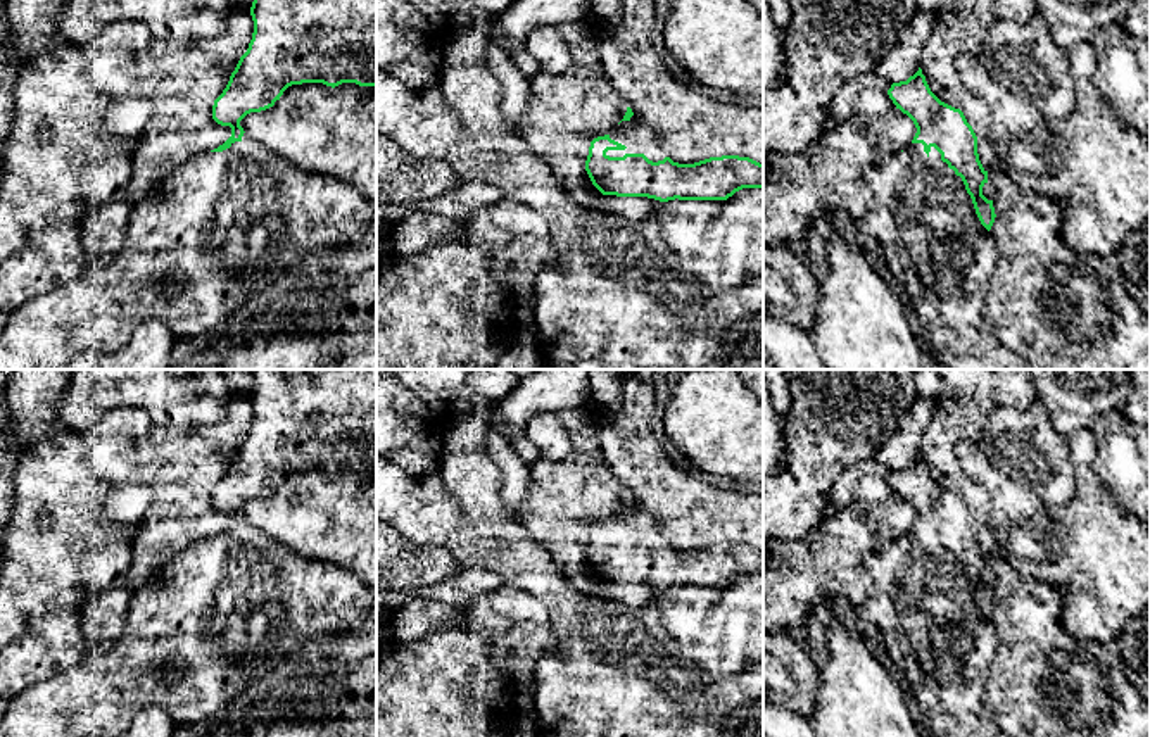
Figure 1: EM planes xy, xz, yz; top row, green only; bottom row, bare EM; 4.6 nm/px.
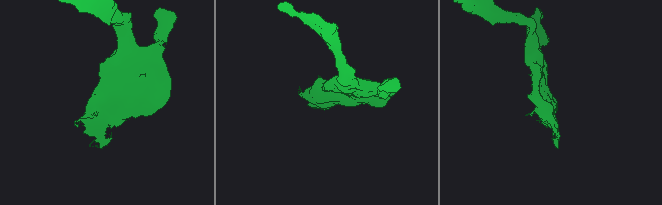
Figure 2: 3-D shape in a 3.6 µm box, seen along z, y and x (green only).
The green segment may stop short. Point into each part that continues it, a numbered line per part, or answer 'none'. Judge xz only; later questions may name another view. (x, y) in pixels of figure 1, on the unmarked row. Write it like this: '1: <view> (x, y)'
1: xz (638, 523)

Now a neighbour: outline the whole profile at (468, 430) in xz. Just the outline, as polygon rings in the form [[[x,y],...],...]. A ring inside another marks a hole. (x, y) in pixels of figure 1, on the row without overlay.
[[[482,407],[449,419],[444,433],[444,450],[461,452],[485,447],[492,426]]]

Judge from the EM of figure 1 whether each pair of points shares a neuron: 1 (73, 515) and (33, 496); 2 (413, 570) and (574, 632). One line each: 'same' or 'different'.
1: same
2: different

